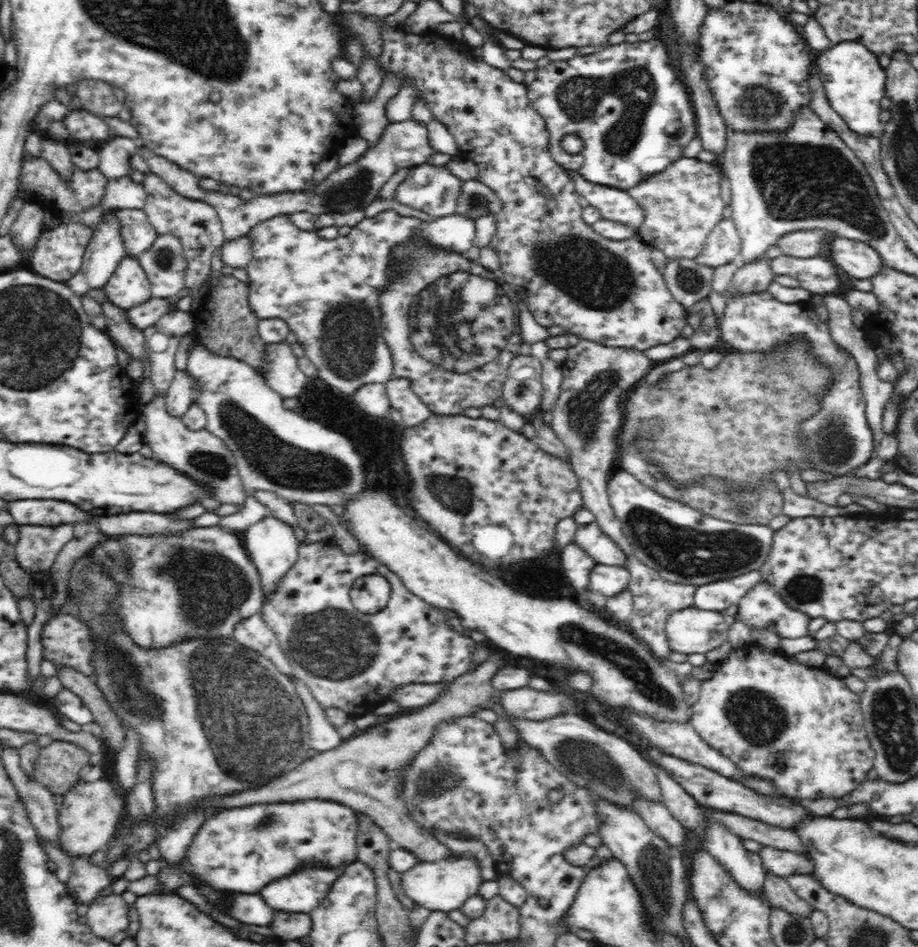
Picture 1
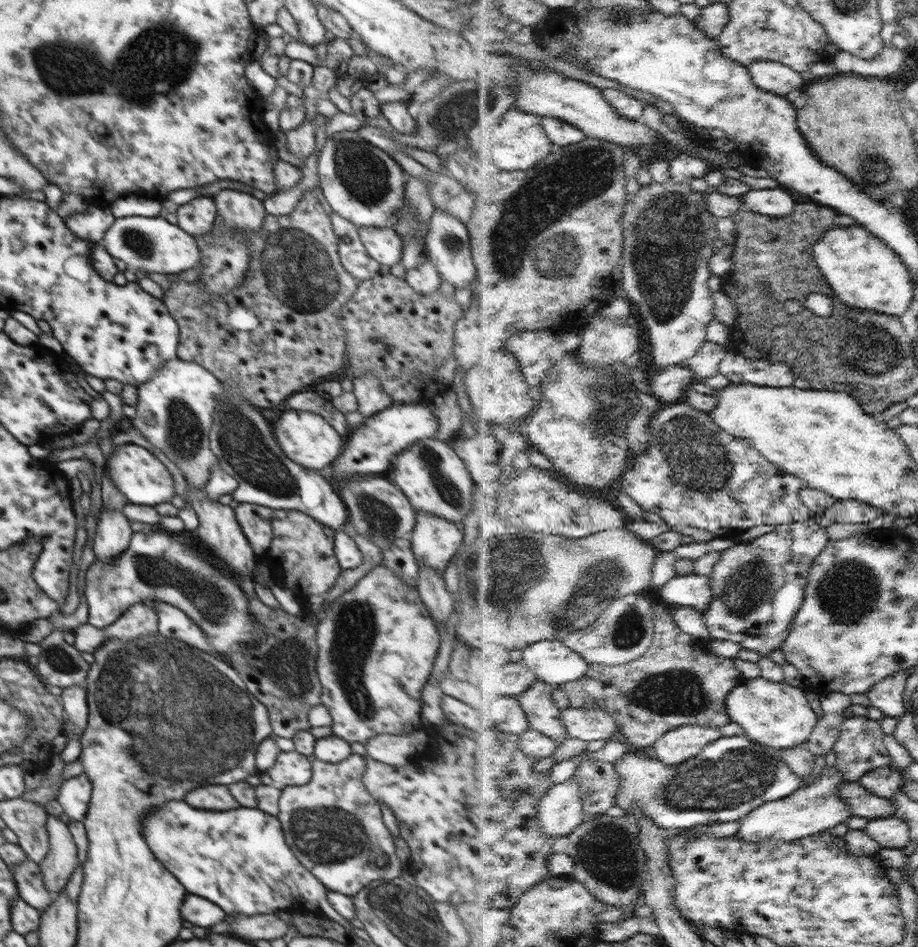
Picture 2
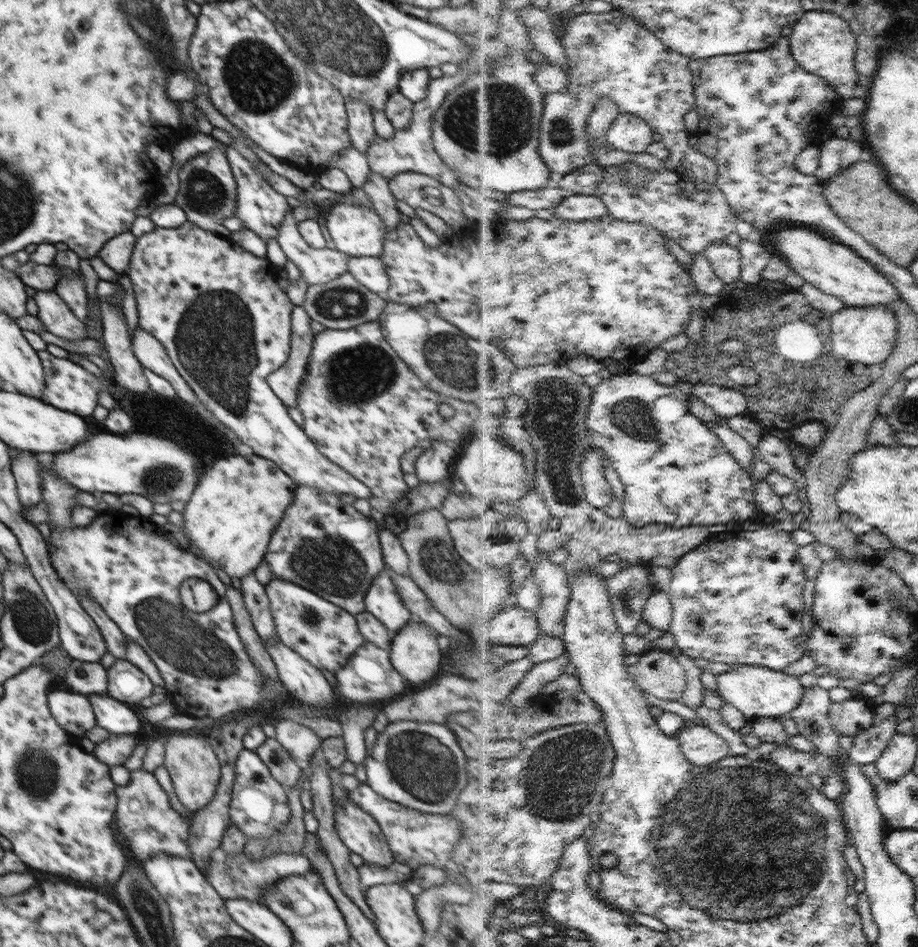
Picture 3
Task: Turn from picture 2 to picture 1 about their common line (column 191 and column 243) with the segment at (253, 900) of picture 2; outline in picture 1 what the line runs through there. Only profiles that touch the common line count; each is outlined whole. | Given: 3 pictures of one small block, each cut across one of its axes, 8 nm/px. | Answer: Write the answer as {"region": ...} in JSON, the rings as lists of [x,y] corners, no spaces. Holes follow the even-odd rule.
{"region":[[[308,799],[296,802],[276,802],[276,804],[250,804],[242,808],[224,810],[218,816],[210,818],[198,830],[198,833],[186,850],[182,864],[162,866],[157,875],[160,888],[154,893],[176,893],[182,885],[193,885],[197,888],[198,880],[206,880],[210,887],[232,890],[232,892],[260,892],[268,882],[288,876],[294,870],[316,864],[333,867],[350,864],[356,861],[356,834],[358,831],[358,813],[349,806],[339,802],[322,799]]]}

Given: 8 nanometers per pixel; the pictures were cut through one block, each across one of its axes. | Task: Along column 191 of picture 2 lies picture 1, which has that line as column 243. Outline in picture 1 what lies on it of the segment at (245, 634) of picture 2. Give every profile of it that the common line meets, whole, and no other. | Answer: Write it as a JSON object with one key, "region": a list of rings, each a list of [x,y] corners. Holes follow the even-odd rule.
{"region":[[[220,525],[194,527],[176,536],[112,536],[96,546],[96,550],[90,550],[88,556],[93,564],[103,568],[105,574],[122,582],[122,594],[118,600],[114,598],[114,606],[118,606],[124,628],[130,632],[130,637],[144,648],[164,648],[174,642],[196,637],[233,638],[238,622],[262,612],[264,593],[260,585],[260,574],[250,561],[242,535]]]}

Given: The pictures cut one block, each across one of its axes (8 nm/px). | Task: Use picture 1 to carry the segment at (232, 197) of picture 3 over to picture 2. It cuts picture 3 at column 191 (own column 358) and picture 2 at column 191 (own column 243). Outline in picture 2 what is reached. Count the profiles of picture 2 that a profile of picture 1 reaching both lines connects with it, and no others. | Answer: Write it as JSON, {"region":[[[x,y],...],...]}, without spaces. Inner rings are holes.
{"region":[[[212,197],[194,198],[187,204],[178,206],[175,213],[177,216],[176,226],[194,237],[200,234],[208,234],[213,229],[216,214],[217,209]]]}

